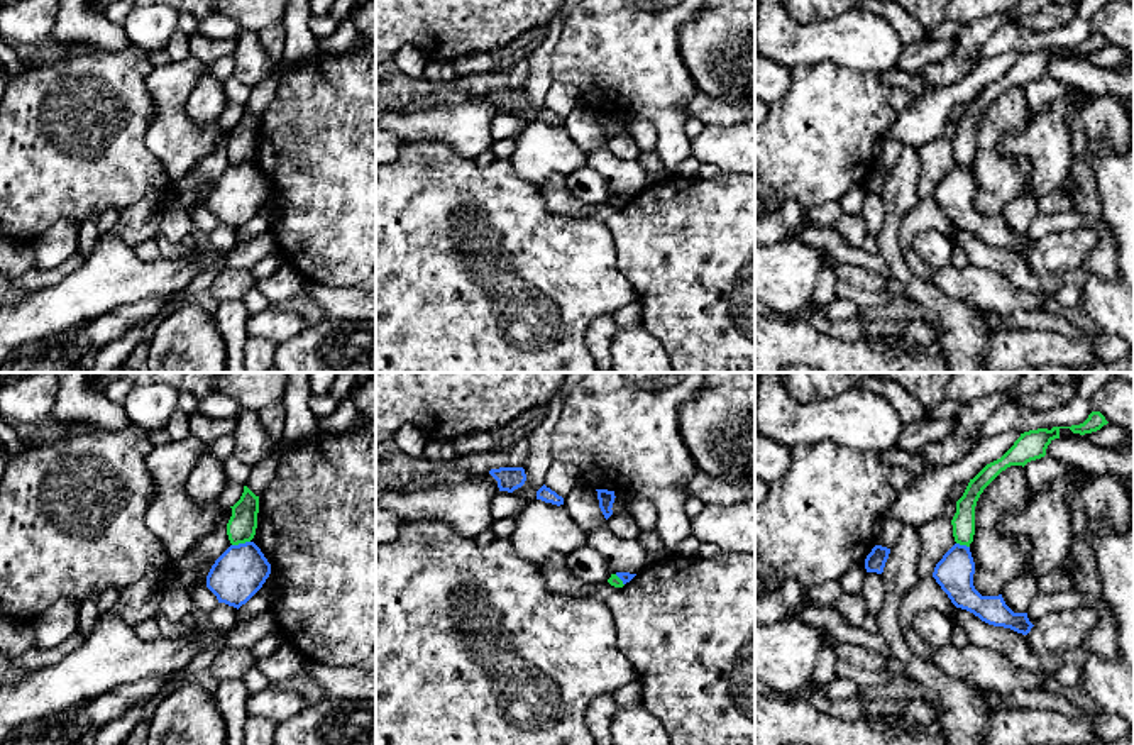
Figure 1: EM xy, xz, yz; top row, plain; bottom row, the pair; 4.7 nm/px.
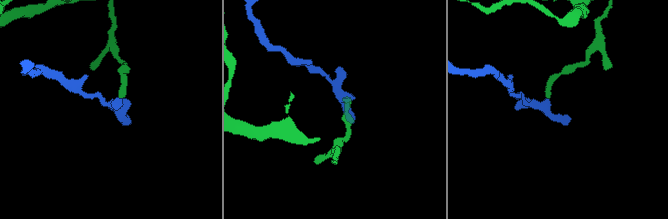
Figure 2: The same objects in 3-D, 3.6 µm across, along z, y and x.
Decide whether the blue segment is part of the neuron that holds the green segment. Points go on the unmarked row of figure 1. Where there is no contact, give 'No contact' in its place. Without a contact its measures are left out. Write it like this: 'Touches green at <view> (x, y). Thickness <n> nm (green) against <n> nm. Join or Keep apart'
Touches green at xy (241, 163). Thickness 140 nm (green) against 240 nm. Keep apart

